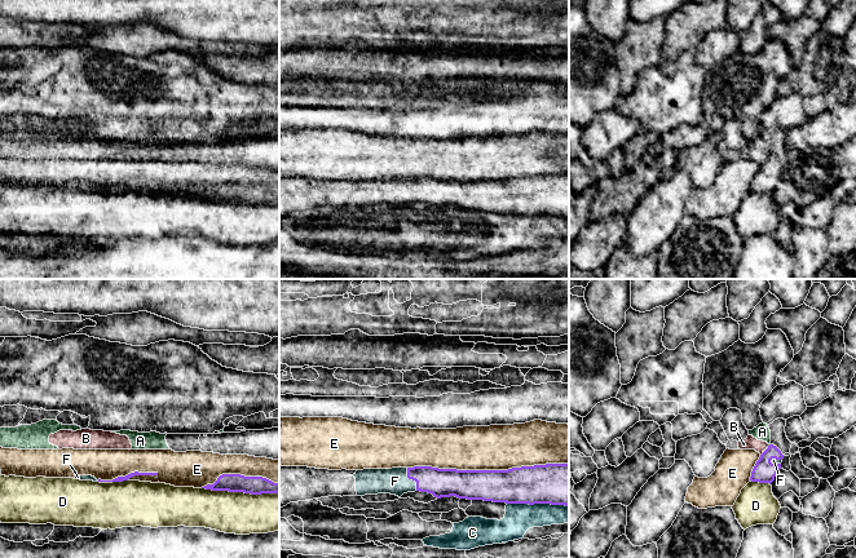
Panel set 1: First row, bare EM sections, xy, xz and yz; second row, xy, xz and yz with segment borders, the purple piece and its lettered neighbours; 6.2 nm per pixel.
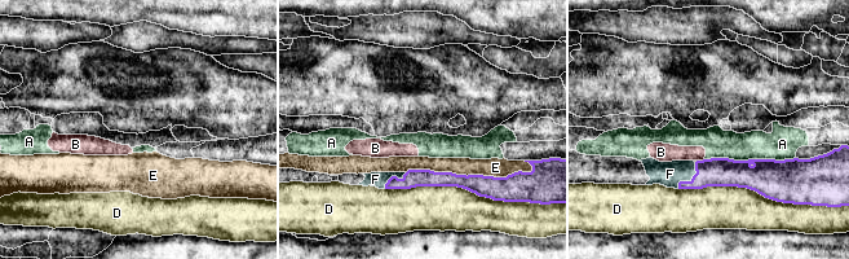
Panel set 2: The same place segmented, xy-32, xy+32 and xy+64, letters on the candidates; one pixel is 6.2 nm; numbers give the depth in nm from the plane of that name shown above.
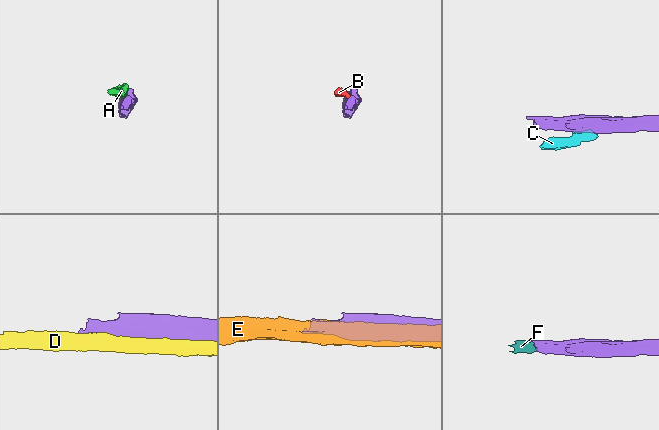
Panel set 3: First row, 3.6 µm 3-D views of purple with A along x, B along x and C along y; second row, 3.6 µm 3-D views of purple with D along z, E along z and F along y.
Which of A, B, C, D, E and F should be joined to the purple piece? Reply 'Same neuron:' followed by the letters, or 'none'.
Same neuron: F

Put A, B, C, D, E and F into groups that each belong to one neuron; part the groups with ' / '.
A B / C / D / E / F

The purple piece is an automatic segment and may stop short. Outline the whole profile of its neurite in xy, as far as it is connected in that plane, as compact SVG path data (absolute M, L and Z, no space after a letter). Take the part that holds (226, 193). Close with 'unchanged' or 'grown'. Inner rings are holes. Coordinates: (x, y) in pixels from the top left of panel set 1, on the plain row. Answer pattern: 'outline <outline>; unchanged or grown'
outline M222 185L213 195L207 195L202 199L251 205L279 204L279 194L274 194L262 187L244 187L241 185Z; unchanged

